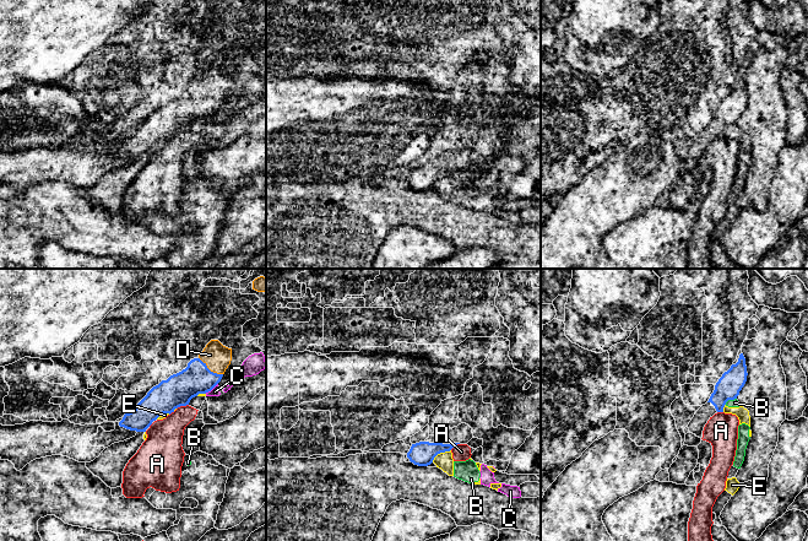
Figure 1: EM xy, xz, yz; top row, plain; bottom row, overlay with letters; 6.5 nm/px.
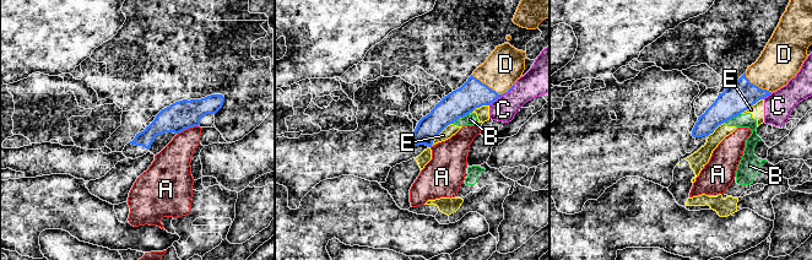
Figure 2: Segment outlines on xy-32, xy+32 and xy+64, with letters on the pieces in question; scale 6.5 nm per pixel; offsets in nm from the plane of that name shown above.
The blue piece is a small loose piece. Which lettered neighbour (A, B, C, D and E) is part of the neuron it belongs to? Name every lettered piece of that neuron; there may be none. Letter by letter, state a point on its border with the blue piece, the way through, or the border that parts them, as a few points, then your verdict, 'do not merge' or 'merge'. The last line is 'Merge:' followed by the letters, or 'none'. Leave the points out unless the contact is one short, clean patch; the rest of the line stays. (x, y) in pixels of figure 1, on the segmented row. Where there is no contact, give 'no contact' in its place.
A: contact xy (182, 405); do not merge
B: contact yz (730, 399); border yz (736, 398), (730, 399), (725, 404); do not merge
C: contact xy (211, 389); border xy (217, 383), (205, 393); do not merge
D: contact xy (209, 369); way xy (178, 390), (209, 369), (217, 357); merge
E: contact xz (440, 452); do not merge
Merge: D

